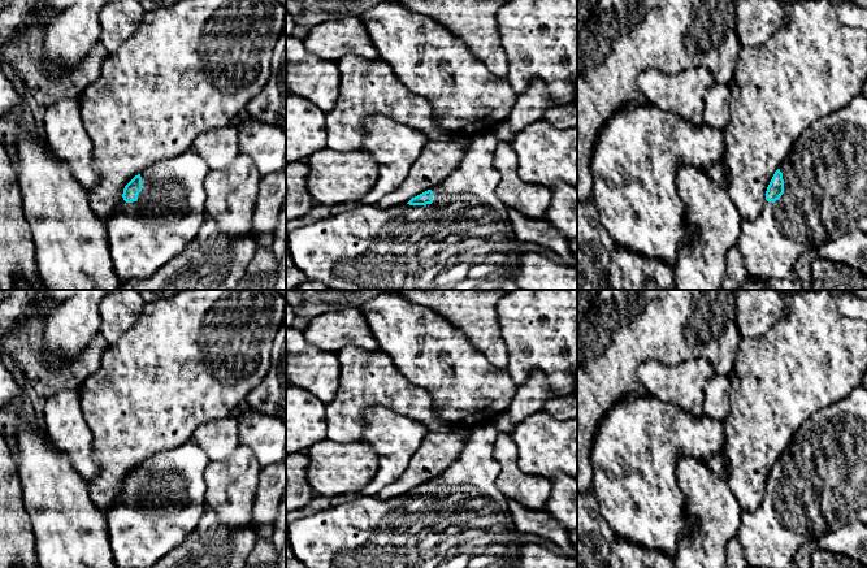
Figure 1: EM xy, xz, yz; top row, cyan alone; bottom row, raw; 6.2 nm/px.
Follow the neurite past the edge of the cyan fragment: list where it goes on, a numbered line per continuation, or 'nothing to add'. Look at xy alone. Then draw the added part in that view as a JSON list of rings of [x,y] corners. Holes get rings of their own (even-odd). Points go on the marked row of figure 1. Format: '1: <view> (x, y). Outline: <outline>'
1: xy (141, 242). Outline: [[[194,147],[178,157],[157,162],[140,172],[142,191],[138,200],[129,203],[126,212],[110,217],[105,224],[113,266],[121,282],[149,277],[186,250],[187,244],[198,235],[207,220],[204,181],[209,172],[211,168]],[[170,181],[183,186],[186,208],[183,211],[147,212],[143,204],[148,200],[152,188]]]

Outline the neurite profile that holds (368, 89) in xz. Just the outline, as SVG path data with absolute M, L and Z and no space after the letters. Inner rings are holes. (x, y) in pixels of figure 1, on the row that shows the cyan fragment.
M344 56L337 65L341 73L338 101L325 116L328 148L342 153L359 151L363 122L378 116L407 125L428 140L461 139L434 120L429 100L411 92L383 60Z

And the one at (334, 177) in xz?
M326 147L309 156L305 162L309 166L307 190L315 204L361 203L378 181L378 165L374 157L360 149L342 153Z

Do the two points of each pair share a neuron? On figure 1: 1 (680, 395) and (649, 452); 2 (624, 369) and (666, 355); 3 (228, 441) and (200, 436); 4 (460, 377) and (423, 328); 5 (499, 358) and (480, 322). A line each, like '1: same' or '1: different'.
1: different
2: same
3: same
4: same
5: same

